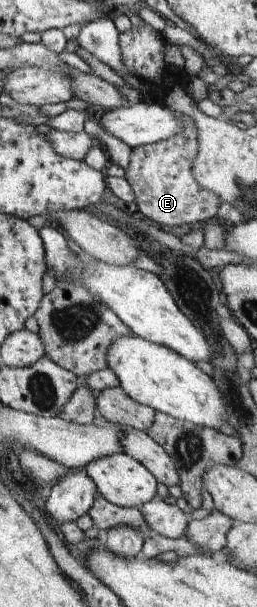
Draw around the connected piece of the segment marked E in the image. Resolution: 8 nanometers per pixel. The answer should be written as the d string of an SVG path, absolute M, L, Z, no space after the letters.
M175 112L175 115L183 121L181 131L175 137L136 147L131 151L131 161L125 171L125 179L136 198L132 208L146 221L159 227L214 222L221 201L215 193L199 187L191 173L198 151L195 121L179 112Z

